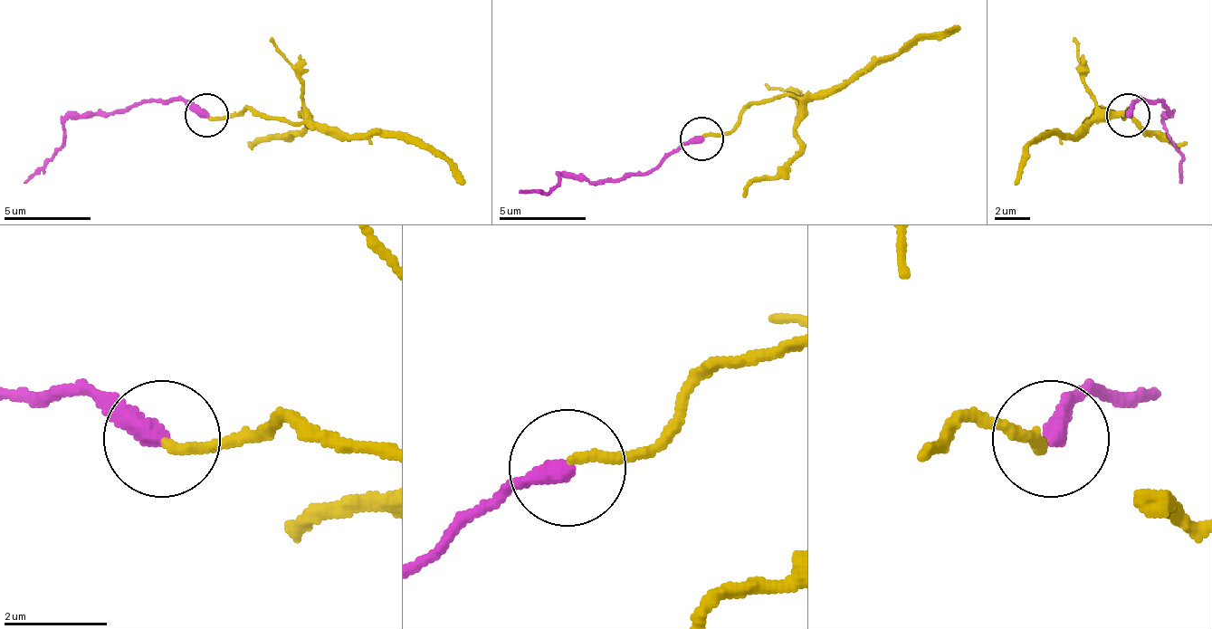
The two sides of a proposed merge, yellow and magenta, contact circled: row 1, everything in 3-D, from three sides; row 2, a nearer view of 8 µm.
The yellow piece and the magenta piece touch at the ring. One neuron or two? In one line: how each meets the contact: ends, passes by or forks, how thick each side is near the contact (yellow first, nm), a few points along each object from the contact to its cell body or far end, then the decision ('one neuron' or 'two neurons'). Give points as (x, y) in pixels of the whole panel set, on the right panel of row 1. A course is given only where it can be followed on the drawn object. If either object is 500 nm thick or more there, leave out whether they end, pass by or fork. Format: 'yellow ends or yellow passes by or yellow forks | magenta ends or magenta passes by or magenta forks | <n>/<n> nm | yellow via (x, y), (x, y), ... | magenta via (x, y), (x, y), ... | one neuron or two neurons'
yellow ends | magenta ends | 190/380 nm | yellow via (1126, 117), (1101, 108), (1079, 134), (1044, 134), (1031, 142), (1014, 185) | magenta via (1126, 117), (1140, 99), (1157, 99), (1169, 112), (1166, 117), (1166, 138), (1183, 156), (1178, 182) | one neuron

